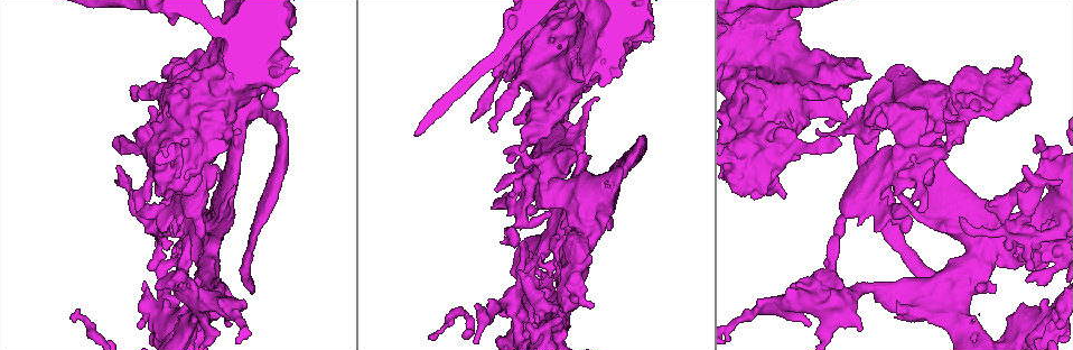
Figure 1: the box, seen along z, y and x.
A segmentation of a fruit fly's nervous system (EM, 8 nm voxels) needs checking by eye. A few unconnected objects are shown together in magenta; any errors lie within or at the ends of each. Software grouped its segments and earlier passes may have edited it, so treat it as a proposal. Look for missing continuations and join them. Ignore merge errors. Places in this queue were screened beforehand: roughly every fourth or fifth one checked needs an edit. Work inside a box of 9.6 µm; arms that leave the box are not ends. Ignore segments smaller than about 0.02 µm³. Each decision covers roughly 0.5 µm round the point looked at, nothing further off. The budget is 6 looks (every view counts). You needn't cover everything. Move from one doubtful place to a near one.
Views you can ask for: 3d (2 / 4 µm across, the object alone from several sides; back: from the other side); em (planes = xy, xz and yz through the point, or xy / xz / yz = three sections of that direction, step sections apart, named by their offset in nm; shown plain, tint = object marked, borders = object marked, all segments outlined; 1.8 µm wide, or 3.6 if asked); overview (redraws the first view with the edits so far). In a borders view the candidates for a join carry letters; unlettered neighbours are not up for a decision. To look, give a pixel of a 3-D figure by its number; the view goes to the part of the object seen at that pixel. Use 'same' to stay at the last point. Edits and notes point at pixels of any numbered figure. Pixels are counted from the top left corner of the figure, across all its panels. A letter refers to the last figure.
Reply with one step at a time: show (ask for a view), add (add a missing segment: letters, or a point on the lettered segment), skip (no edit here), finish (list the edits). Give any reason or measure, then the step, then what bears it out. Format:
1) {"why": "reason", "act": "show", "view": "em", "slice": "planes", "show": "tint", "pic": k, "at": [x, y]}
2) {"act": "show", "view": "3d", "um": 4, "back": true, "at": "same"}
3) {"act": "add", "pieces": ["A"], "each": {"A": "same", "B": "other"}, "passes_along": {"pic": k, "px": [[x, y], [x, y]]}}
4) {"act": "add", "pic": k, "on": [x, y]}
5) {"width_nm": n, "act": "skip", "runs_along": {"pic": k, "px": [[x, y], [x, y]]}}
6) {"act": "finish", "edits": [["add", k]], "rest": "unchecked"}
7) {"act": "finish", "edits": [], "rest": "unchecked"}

{"why": "end of a long branch", "act": "show", "view": "em", "slice": "planes", "show": "borders", "pic": 1, "at": [252, 292]}

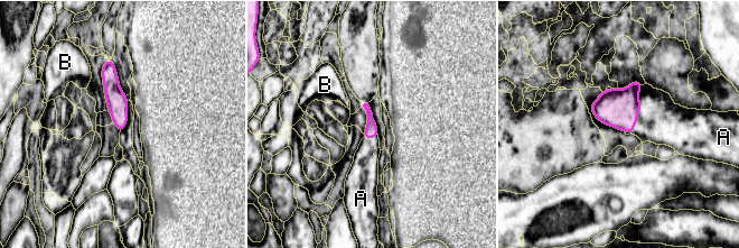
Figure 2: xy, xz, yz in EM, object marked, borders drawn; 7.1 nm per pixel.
{"act": "add", "pieces": ["A"], "each": {"A": "same", "B": "other"}, "passes_along": {"pic": 2, "px": [[617, 108], [639, 110], [661, 121]]}, "found": "it goes on there"}

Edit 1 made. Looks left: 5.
{"why": "free end", "act": "show", "view": "3d", "um": 2, "pic": 1, "at": [470, 122]}

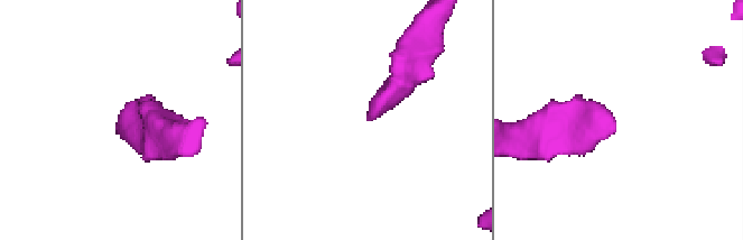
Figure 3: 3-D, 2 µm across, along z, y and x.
{"why": "need the tissue", "act": "show", "view": "em", "slice": "planes", "show": "borders", "pic": 3, "at": [613, 133]}

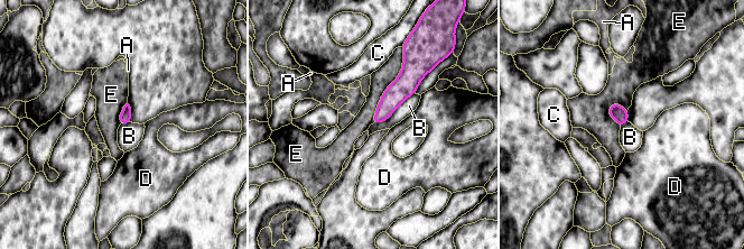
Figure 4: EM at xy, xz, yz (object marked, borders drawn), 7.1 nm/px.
{"act": "skip", "each": {"A": "other", "B": "other", "C": "other", "D": "other", "E": "other"}, "found": "no lettered segment goes on from it"}

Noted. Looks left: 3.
{"why": "free end", "act": "show", "view": "3d", "um": 4, "pic": 1, "at": [868, 75]}

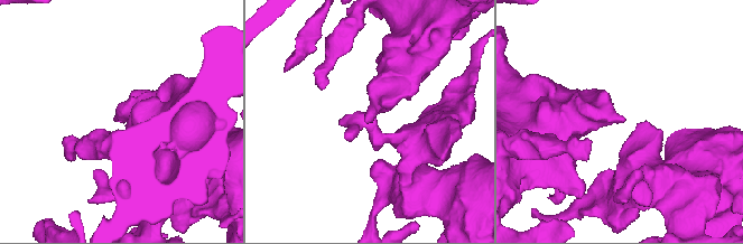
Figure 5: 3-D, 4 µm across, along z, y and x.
{"why": "shape alone is not enough", "act": "show", "view": "em", "slice": "planes", "show": "borders", "pic": 5, "at": [368, 123]}

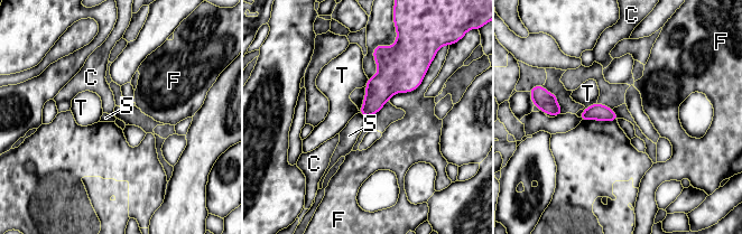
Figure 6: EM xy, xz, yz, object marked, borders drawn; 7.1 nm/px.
{"act": "skip", "each": {"C": "other", "F": "other", "S": "other", "T": "other"}, "border": {"pic": 6, "px": [[359, 113], [367, 118]]}, "found": "none of them fits"}

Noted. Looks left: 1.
{"act": "finish", "edits": [["add", 2]], "rest": "unchecked"}

